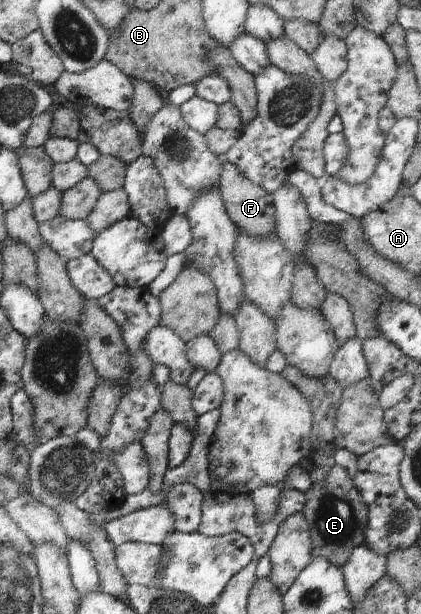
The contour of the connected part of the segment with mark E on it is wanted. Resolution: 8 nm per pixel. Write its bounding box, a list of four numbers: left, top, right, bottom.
[302,464,367,566]

